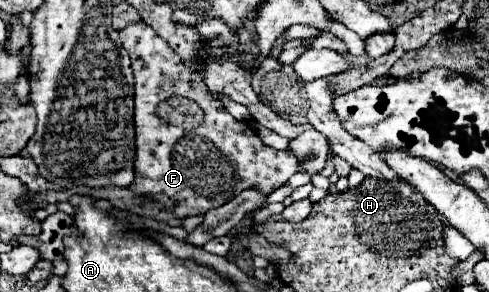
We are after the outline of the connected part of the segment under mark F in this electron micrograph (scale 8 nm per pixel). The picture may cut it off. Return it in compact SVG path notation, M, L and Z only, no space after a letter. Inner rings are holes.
M136 22L128 24L126 28L120 30L120 42L124 50L132 58L132 70L134 70L134 124L136 124L136 180L130 184L130 190L142 198L150 198L154 202L160 202L168 212L176 214L180 220L190 218L190 216L202 216L210 208L218 208L238 196L240 192L254 188L262 194L274 192L280 184L288 182L292 174L296 174L298 160L292 152L286 150L274 150L266 146L260 136L250 128L248 122L240 122L232 118L224 106L212 98L208 92L202 76L194 72L192 68L186 68L182 58L162 40L148 24ZM180 94L190 100L194 100L206 114L204 122L196 130L182 130L174 128L170 124L164 124L160 118L156 118L156 106L158 102Z

